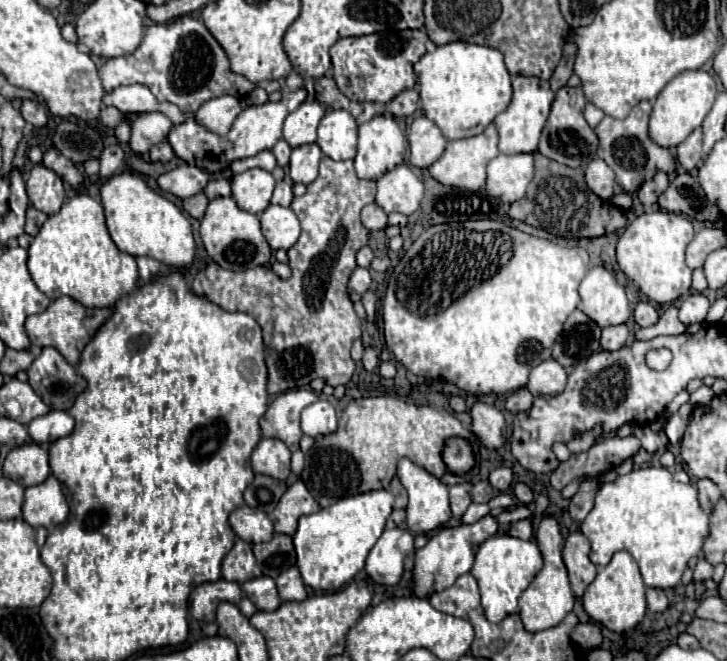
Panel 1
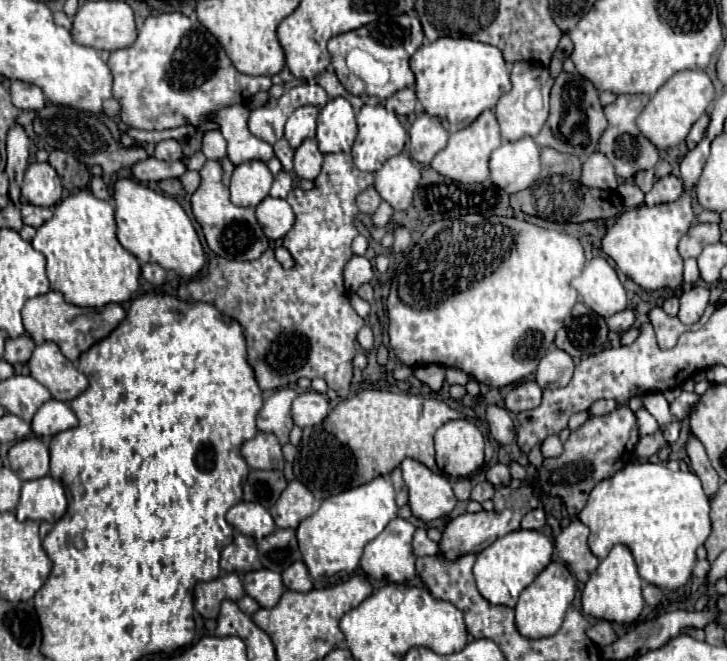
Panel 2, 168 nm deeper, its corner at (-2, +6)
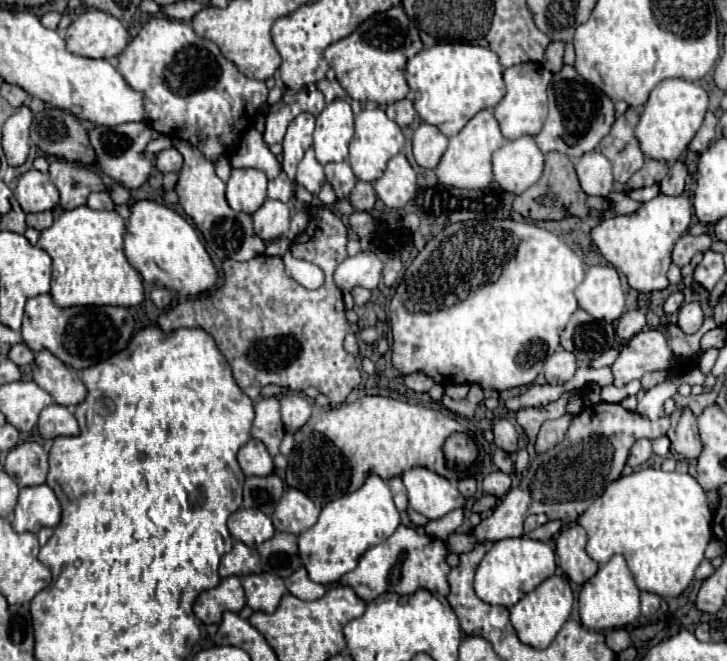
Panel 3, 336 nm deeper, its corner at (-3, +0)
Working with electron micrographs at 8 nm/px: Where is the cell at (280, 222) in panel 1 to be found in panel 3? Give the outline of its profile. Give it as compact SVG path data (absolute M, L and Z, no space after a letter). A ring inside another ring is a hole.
M265 200L253 214L253 226L255 234L265 242L283 236L289 230L289 206L277 200Z

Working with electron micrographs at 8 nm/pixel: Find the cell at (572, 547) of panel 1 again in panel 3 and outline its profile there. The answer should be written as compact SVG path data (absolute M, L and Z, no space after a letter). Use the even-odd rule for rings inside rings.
M579 524L563 528L555 540L559 566L575 584L585 584L599 568L599 564L585 552L587 532Z

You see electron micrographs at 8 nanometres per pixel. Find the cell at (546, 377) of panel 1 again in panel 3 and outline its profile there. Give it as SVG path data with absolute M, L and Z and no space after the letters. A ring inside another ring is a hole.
M559 348L547 362L545 362L545 378L549 384L563 384L567 382L569 378L573 378L577 370L577 364L575 364L575 356L573 352L567 352L563 348Z

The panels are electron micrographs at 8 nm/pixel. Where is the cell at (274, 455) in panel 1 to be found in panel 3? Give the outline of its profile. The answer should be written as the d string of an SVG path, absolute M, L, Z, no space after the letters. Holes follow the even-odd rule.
M249 440L237 452L237 462L245 476L269 476L273 472L273 460L261 440Z

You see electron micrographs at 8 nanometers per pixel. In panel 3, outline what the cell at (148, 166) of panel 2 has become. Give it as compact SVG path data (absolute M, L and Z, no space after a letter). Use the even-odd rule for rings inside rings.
M127 122L127 124L119 124L119 126L95 126L87 132L89 136L89 144L95 150L95 164L115 182L127 186L127 188L139 188L145 184L145 180L151 176L153 164L149 158L145 158L143 148L147 146L147 142L151 142L153 138L157 138L159 134L147 124L147 122Z

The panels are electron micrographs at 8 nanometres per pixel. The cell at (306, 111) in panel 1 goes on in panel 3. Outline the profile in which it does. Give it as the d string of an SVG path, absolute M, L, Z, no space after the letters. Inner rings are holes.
M301 112L295 116L285 132L283 138L283 172L295 182L295 170L301 162L305 150L313 144L313 130L315 130L315 116L309 112Z

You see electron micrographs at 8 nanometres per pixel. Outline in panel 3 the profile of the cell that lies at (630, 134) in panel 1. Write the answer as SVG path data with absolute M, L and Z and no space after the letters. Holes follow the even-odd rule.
M629 108L615 120L611 132L599 144L601 154L613 164L613 176L617 182L627 182L631 174L635 174L645 162L645 156L633 134L637 118L637 110Z

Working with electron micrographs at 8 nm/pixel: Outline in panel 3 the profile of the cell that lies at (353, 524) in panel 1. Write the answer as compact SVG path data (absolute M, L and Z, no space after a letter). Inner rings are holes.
M375 474L367 476L365 484L357 492L325 504L317 524L299 536L299 556L309 572L309 578L321 584L337 582L343 574L357 566L365 550L385 542L395 532L399 522L399 512L393 504L387 482Z

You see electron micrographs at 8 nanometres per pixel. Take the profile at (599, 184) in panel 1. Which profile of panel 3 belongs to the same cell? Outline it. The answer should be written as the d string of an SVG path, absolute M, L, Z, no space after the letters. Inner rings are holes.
M591 150L575 160L575 170L583 192L589 196L609 196L613 190L611 162L599 152Z

